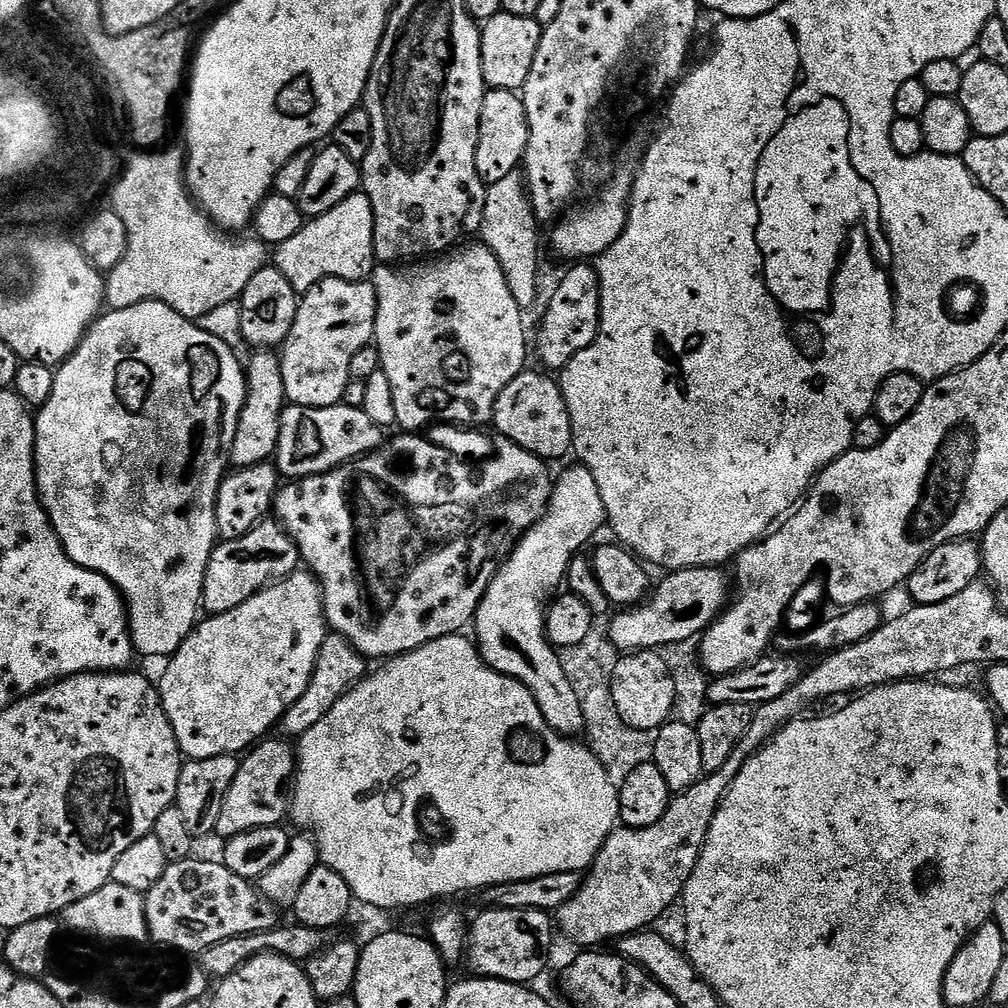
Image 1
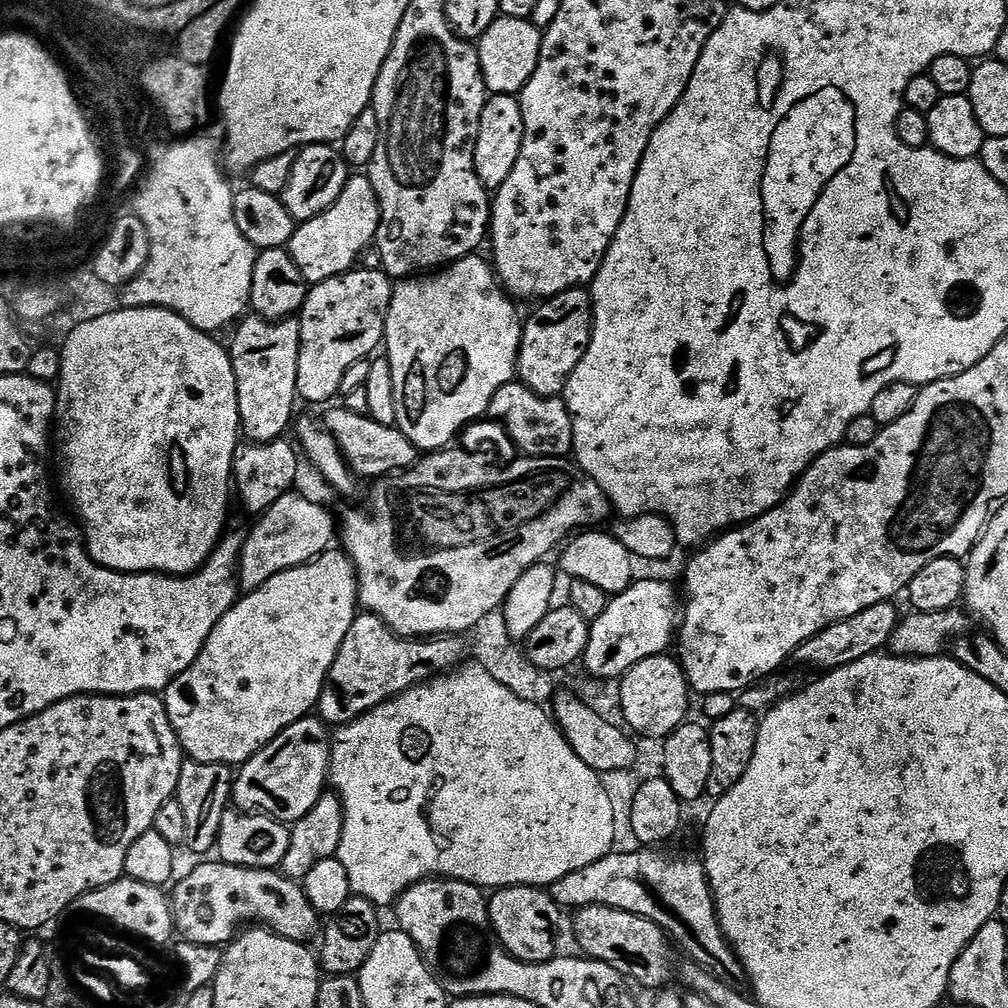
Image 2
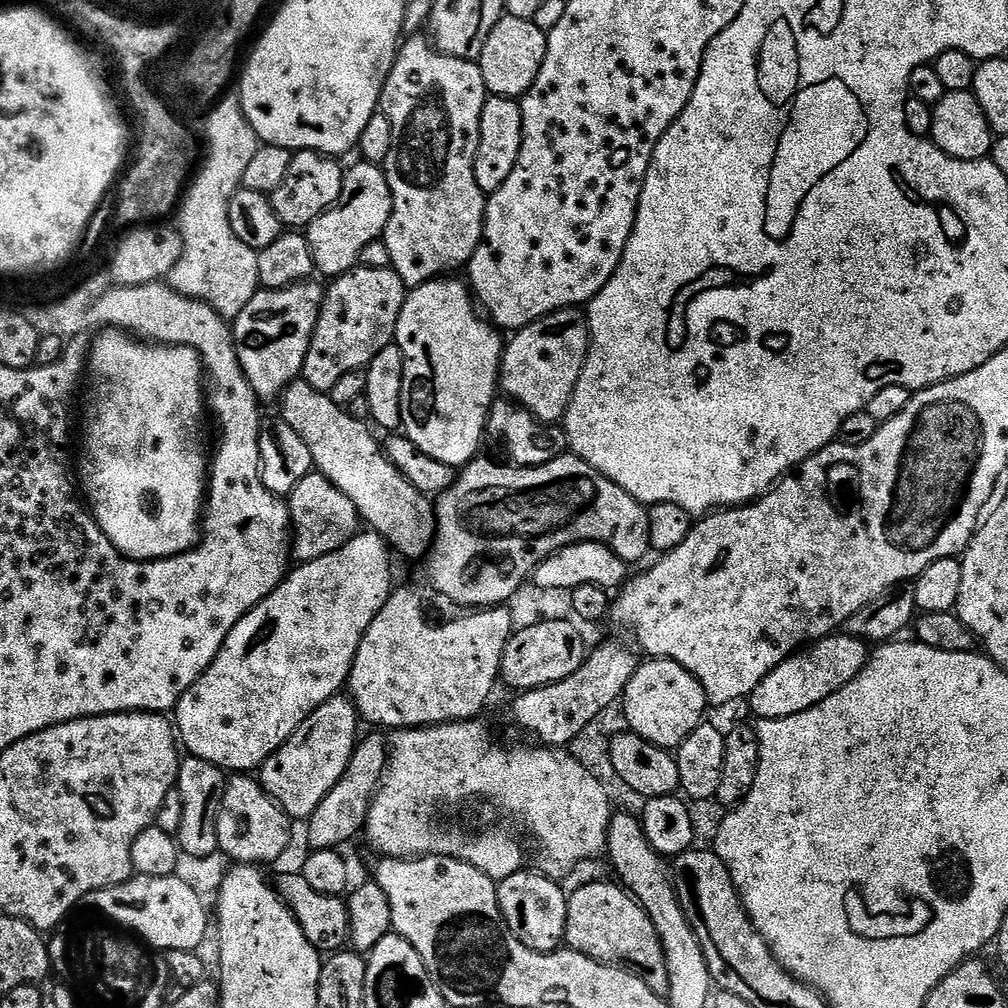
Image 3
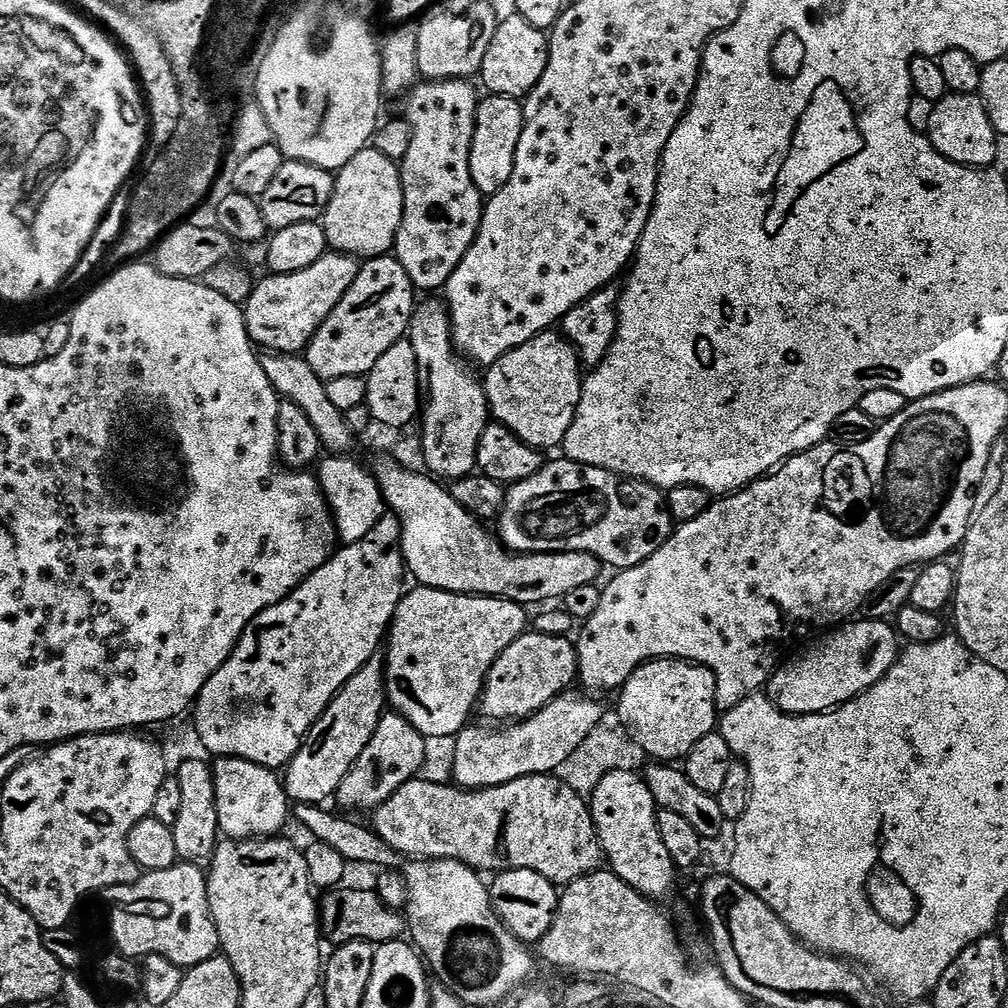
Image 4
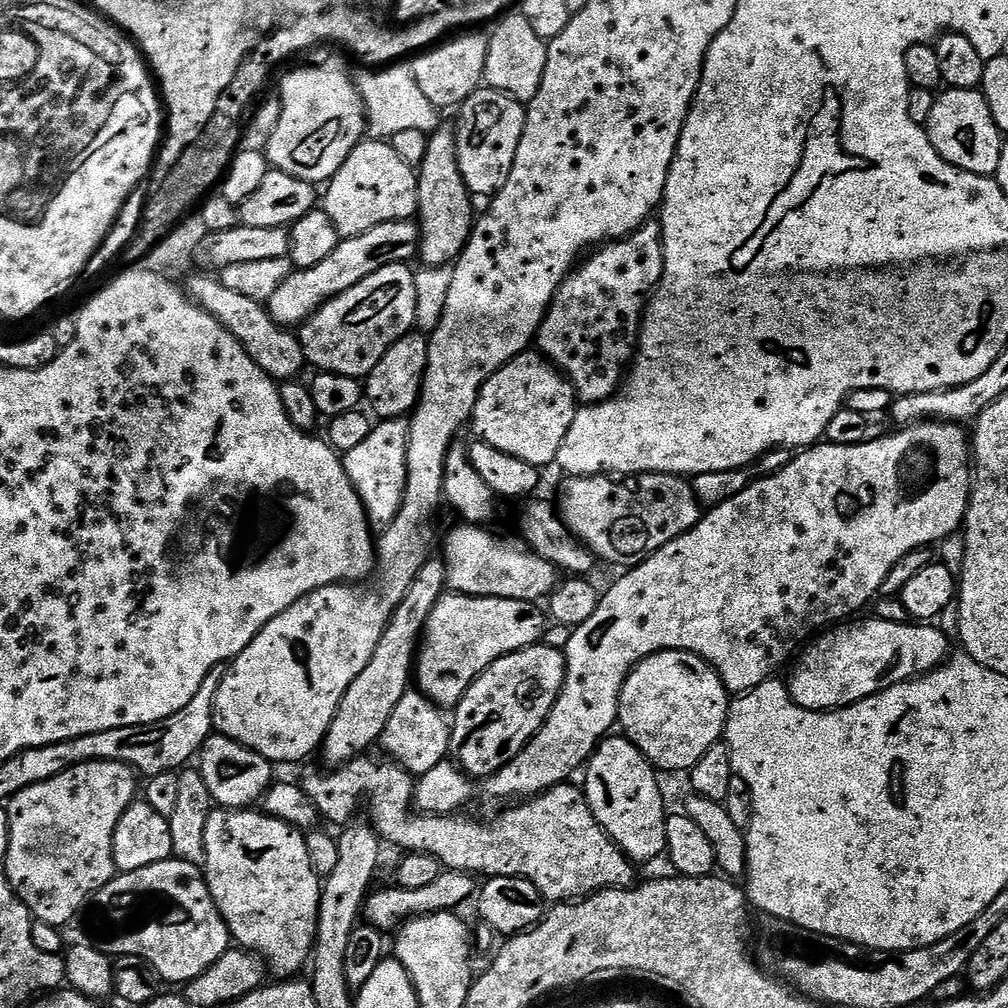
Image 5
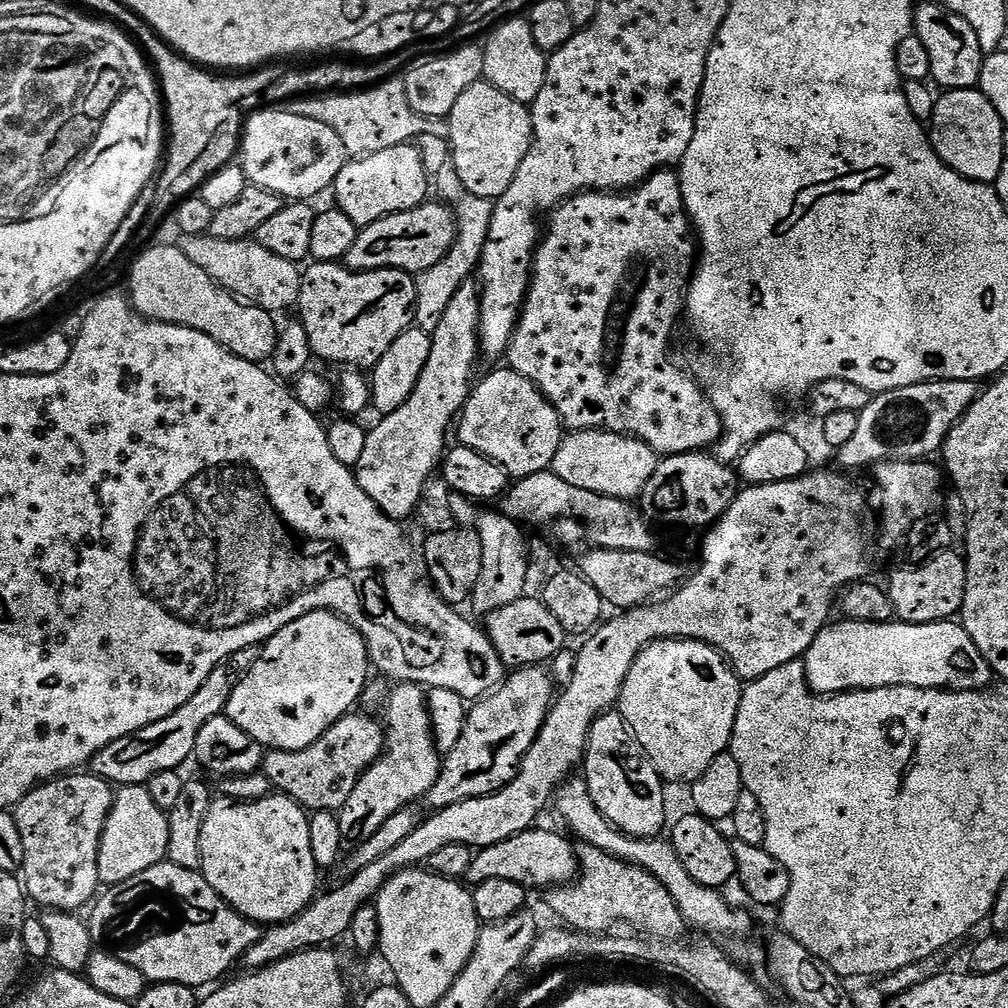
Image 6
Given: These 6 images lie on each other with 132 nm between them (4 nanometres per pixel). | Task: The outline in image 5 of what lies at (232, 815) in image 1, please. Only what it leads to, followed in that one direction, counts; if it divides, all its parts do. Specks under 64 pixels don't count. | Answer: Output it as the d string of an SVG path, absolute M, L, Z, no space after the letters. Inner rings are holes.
M429 558L418 570L418 578L410 582L410 590L406 590L406 598L394 610L382 638L378 642L378 650L374 650L374 658L354 678L350 690L342 698L336 711L334 722L326 734L322 745L324 760L328 766L343 766L357 759L371 744L379 741L382 730L386 730L386 722L390 722L390 714L394 714L394 706L402 702L404 693L409 691L410 681L414 676L414 657L422 640L424 624L430 618L434 606L445 595L448 575L444 573L444 561L440 558Z

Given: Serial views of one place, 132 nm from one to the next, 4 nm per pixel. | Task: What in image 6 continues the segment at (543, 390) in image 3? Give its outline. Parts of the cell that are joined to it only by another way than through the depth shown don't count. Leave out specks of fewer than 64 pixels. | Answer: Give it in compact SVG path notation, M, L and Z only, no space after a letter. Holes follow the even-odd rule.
M501 366L497 372L490 373L481 384L479 381L473 387L472 394L458 417L458 428L459 424L459 443L490 457L494 463L503 466L512 478L523 478L549 471L554 454L558 454L560 443L566 435L566 429L556 407L541 394L538 386L534 386L534 382L530 382L530 378L522 378L522 374L518 374L513 368L507 366Z

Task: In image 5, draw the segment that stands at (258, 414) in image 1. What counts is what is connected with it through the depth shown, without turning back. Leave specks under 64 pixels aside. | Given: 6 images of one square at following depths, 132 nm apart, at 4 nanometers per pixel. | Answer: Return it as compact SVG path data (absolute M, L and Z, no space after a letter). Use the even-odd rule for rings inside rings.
M412 220L386 222L382 226L374 226L374 230L366 230L366 234L349 236L341 239L340 245L326 258L326 262L318 262L318 266L310 266L294 270L270 294L266 301L268 313L274 322L285 326L300 326L309 320L327 300L332 300L338 294L350 290L350 286L358 286L362 278L374 274L382 266L391 264L407 265L408 260L416 260L420 251L420 225Z

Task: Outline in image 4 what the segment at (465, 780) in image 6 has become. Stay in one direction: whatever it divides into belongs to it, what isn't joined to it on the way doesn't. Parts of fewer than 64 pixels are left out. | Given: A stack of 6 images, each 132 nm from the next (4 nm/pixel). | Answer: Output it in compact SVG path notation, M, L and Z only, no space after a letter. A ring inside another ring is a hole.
M525 631L513 644L506 646L484 679L478 708L496 720L492 722L515 722L534 715L557 696L569 691L577 679L575 643L552 632L532 631Z

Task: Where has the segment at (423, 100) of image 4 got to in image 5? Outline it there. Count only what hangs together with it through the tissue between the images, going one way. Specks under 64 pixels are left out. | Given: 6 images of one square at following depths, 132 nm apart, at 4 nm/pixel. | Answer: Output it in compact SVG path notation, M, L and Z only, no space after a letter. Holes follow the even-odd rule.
M441 126L431 133L426 146L426 158L422 158L416 177L418 182L418 223L420 225L419 259L432 268L451 265L460 256L472 237L473 197L458 170L456 157L456 133L451 127Z

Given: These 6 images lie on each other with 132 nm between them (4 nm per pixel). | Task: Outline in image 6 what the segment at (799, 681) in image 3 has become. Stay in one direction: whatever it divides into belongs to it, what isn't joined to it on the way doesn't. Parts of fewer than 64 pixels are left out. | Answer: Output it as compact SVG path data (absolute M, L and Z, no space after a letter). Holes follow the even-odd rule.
M840 618L837 624L829 623L821 630L802 659L806 682L818 696L894 686L978 692L987 689L994 680L982 650L974 646L963 623L955 619L933 624L883 624Z

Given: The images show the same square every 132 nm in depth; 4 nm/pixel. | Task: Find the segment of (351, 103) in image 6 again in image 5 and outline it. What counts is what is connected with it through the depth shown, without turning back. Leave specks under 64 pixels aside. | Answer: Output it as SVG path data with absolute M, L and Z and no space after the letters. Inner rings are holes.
M400 63L372 71L376 73L368 72L358 80L360 99L364 102L366 132L369 137L377 140L388 140L401 130L422 130L431 134L442 124L441 109L436 108L434 102L429 102L426 94L422 94L411 63Z

